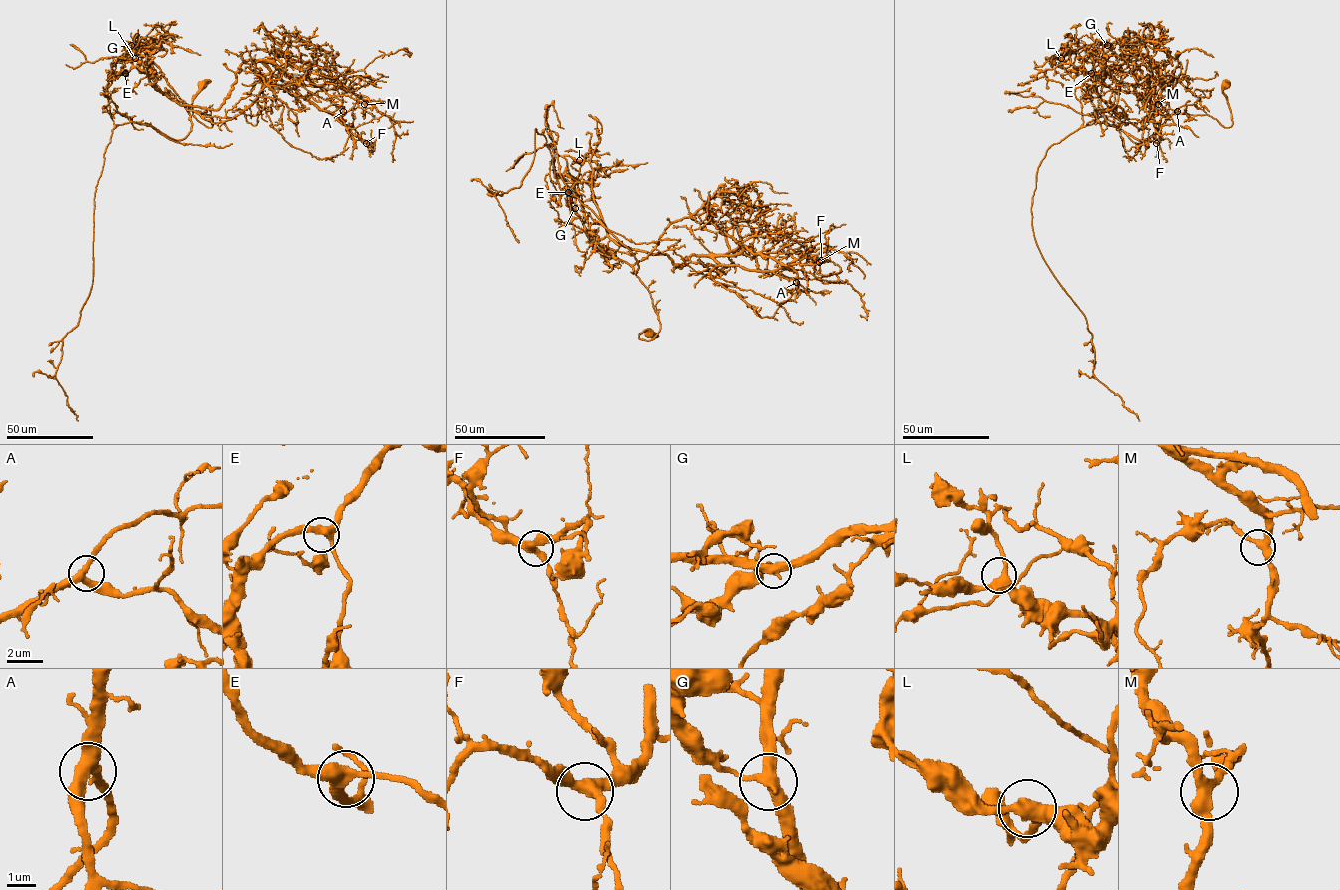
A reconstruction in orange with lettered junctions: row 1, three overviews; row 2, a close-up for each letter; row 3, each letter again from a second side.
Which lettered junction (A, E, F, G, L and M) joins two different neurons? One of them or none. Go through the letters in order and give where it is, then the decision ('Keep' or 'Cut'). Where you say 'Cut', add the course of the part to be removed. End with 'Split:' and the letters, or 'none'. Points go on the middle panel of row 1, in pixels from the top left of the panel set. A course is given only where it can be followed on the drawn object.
A: Place: (796, 282). Keep
E: Place: (568, 192). Keep
F: Place: (821, 260). Keep
G: Place: (575, 208). Cut. Course of the part to remove: (575, 208), (592, 245), (636, 271), (630, 251), (561, 188), (536, 129), (521, 184), (495, 194), (519, 242)
L: Place: (579, 160). Keep
M: Place: (819, 262). Keep
Split: G

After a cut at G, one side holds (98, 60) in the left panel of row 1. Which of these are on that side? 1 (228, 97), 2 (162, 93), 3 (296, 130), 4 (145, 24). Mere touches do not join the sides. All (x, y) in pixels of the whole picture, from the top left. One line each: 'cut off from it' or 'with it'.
1: cut off from it
2: cut off from it
3: cut off from it
4: cut off from it

